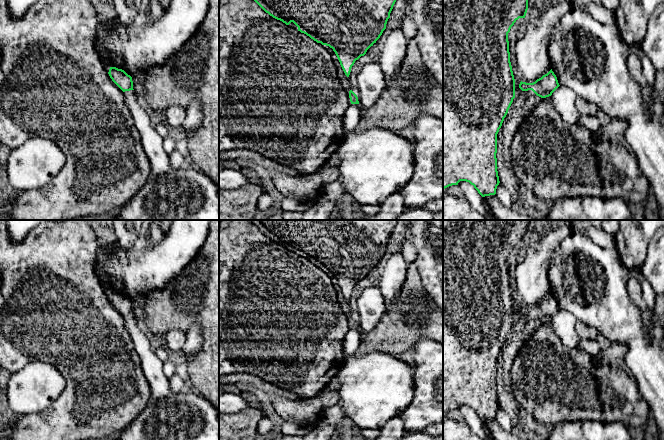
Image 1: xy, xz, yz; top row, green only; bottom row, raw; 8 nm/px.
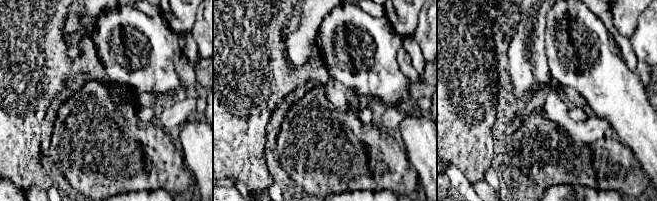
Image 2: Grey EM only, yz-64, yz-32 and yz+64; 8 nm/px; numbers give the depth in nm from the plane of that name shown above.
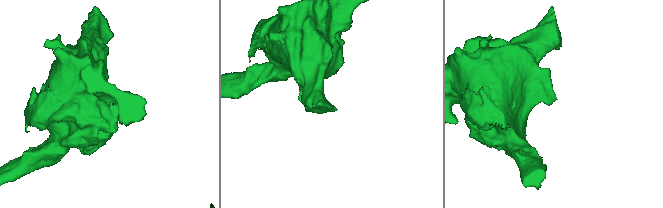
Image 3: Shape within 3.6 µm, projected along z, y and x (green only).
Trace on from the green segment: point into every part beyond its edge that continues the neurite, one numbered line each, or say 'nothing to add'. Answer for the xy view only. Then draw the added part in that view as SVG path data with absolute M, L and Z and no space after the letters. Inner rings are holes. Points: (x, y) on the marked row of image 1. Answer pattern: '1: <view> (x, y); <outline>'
1: xy (152, 143); M134 90L124 92L126 106L130 110L135 127L137 128L142 148L151 165L151 175L161 175L171 169L169 154L164 150L163 138L150 124L146 111L137 102Z

